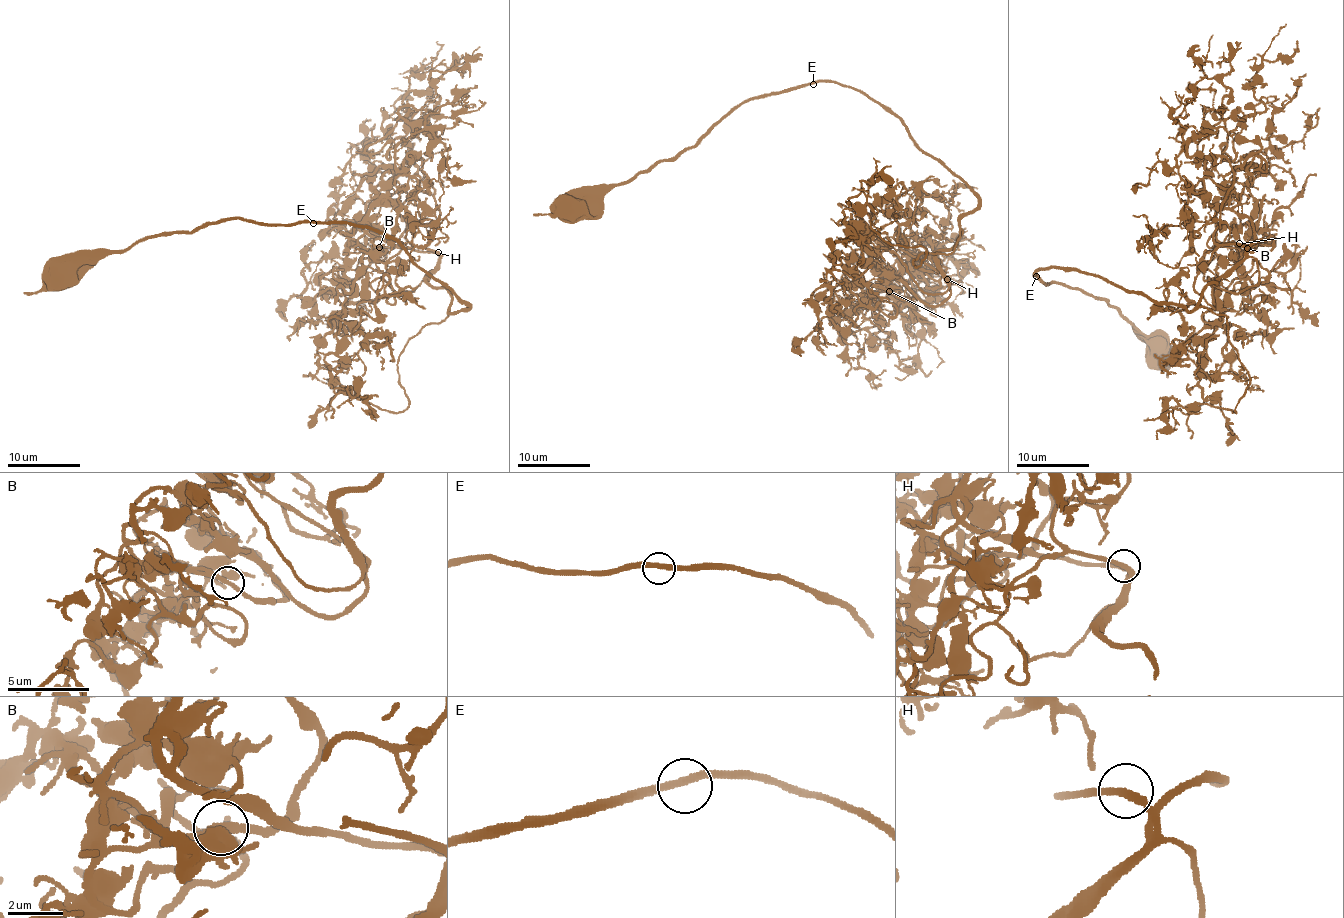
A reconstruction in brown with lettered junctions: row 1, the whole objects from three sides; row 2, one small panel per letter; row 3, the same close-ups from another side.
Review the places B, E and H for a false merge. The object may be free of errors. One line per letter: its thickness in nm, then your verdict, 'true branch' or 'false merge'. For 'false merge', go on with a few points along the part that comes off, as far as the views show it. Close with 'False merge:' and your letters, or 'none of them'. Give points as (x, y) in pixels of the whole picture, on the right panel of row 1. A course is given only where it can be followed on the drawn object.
B: 240 nm | true branch
E: 280 nm | true branch
H: 280 nm | true branch
False merge: none of them

